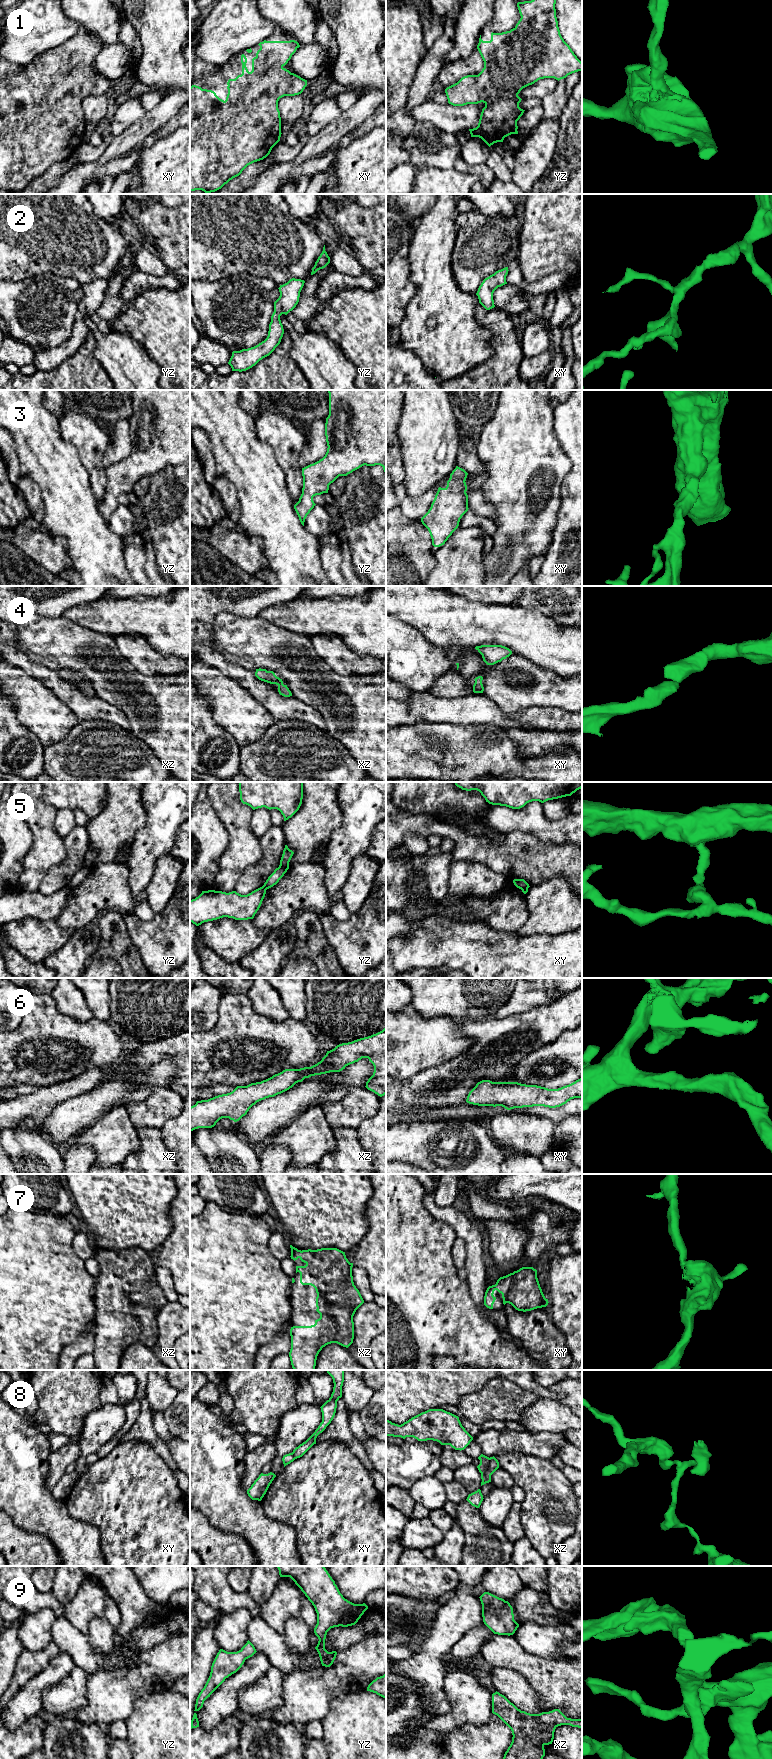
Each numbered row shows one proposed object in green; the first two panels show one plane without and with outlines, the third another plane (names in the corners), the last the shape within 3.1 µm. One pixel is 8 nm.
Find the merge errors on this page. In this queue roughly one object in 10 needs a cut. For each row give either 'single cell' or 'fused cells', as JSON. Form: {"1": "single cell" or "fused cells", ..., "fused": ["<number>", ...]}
{"1": "single cell", "2": "single cell", "3": "single cell", "4": "single cell", "5": "fused cells", "6": "single cell", "7": "single cell", "8": "fused cells", "9": "single cell", "fused": ["5", "8"]}

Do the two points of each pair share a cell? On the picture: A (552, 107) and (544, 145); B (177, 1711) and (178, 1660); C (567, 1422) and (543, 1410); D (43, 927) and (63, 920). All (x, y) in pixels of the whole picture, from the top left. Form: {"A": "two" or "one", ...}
{"A": "two", "B": "two", "C": "one", "D": "two"}

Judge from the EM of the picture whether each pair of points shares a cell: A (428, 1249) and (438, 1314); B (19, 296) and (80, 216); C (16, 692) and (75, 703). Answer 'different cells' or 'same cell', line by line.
A: same cell
B: different cells
C: different cells

